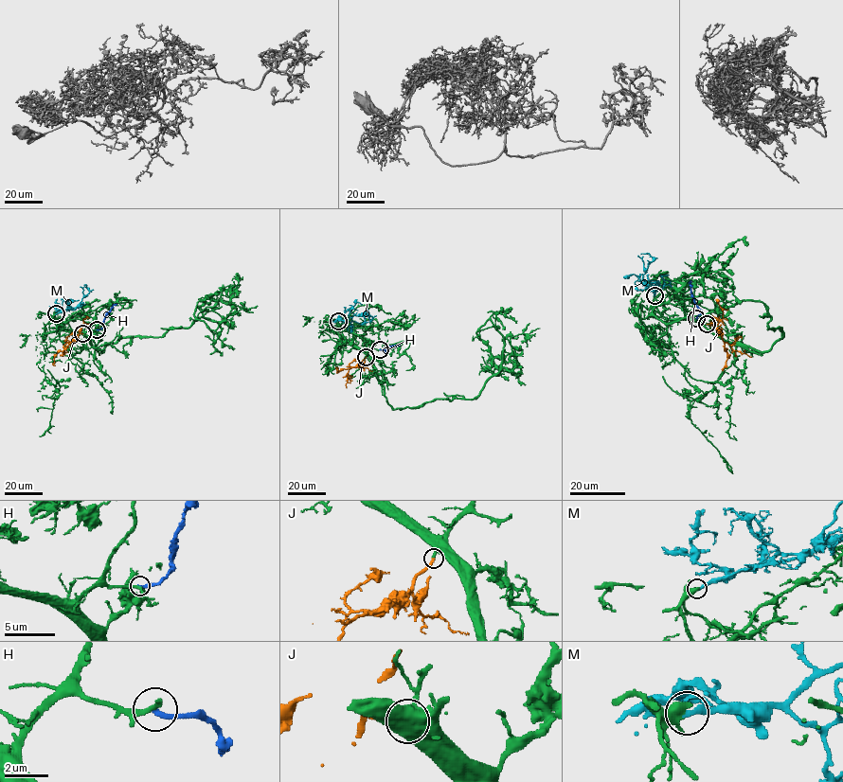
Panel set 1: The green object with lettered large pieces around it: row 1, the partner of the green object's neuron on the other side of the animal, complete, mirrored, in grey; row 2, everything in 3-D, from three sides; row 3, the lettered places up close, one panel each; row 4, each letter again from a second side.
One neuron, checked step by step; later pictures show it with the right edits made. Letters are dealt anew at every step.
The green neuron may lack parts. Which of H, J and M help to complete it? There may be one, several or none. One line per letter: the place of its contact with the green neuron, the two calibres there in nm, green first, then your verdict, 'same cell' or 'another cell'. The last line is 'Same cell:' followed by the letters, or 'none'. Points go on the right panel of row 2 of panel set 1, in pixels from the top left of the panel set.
H: (696, 318) | 220/260 nm | another cell
J: (707, 324) | 260/240 nm | same cell
M: (654, 295) | 400/280 nm | same cell
Same cell: J, M

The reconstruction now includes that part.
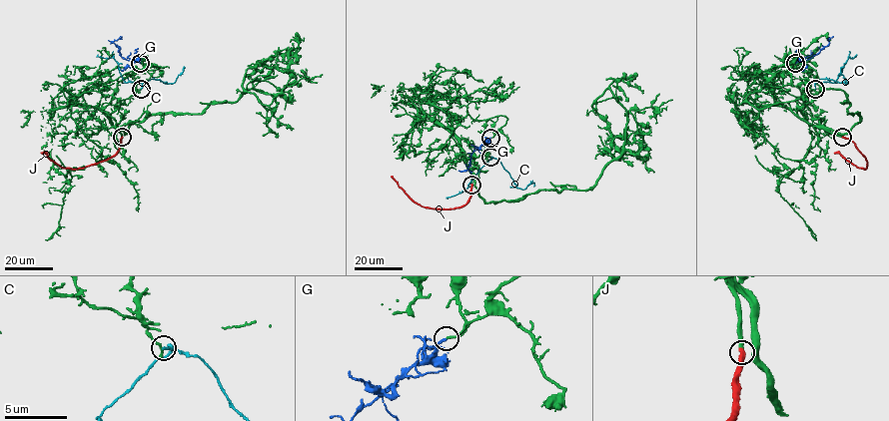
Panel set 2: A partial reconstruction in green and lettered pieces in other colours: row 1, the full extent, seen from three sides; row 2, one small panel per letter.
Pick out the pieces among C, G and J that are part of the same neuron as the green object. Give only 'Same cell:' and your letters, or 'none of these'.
Same cell: G, J

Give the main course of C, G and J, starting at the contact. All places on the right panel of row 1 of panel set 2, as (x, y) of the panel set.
C: (815, 89), (816, 82), (834, 82), (848, 57), (856, 57)
G: (795, 63), (817, 54), (833, 36)
J: (842, 137), (848, 138), (863, 155), (866, 167), (859, 169), (834, 153)

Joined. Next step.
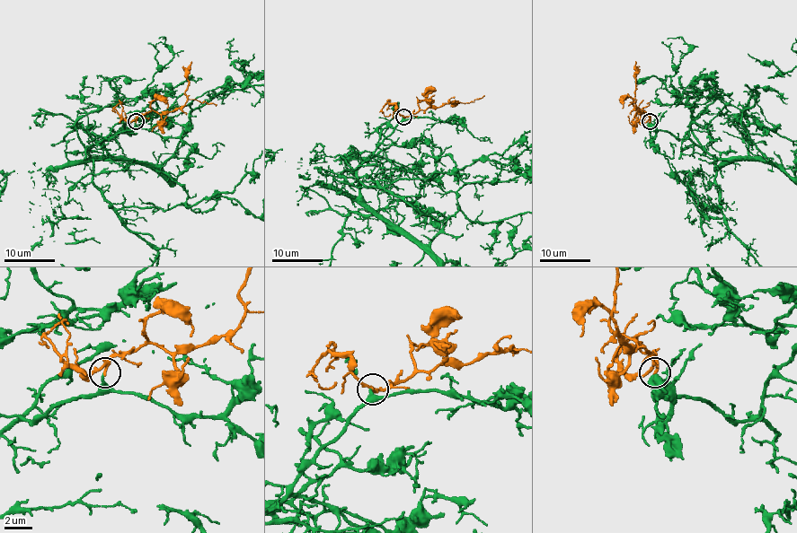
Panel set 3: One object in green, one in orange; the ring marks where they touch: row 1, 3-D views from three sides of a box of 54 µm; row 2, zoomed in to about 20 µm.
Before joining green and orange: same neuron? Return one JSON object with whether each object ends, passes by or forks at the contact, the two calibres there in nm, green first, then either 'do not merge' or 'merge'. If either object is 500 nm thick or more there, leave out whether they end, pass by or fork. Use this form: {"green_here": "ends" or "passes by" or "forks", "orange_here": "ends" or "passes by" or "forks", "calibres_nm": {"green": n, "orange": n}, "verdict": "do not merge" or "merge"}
{"green_here": "ends", "orange_here": "passes by", "calibres_nm": {"green": 220, "orange": 180}, "verdict": "merge"}

